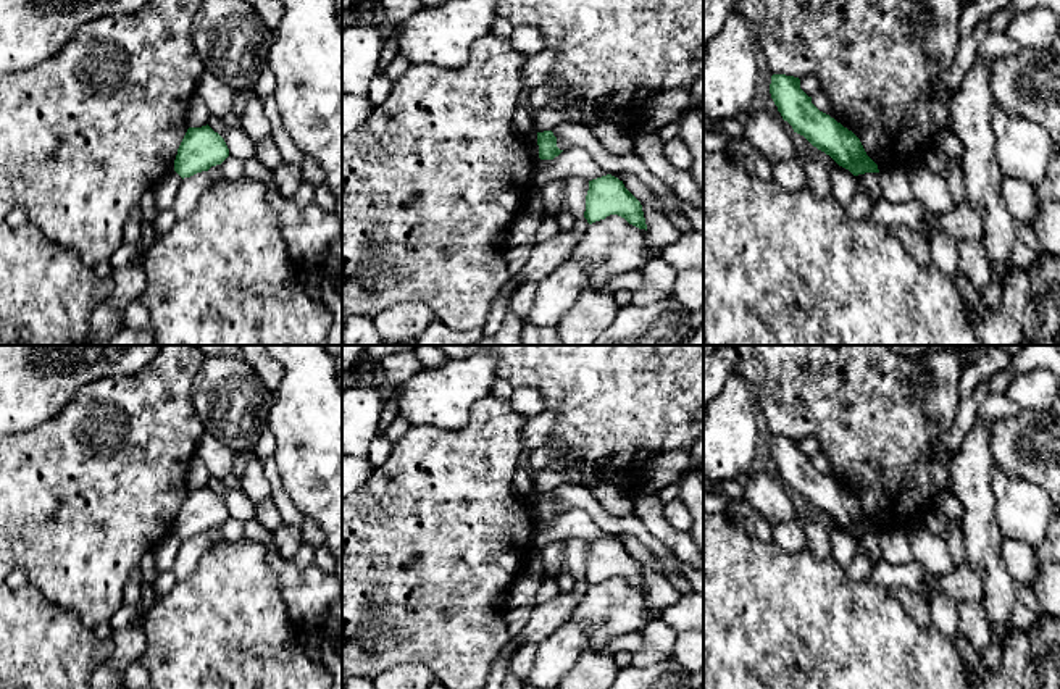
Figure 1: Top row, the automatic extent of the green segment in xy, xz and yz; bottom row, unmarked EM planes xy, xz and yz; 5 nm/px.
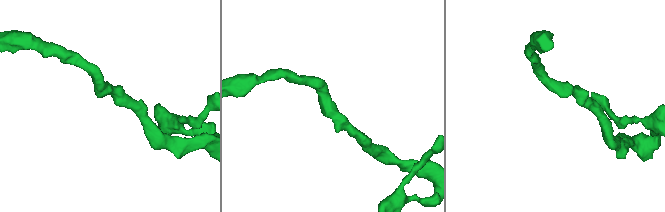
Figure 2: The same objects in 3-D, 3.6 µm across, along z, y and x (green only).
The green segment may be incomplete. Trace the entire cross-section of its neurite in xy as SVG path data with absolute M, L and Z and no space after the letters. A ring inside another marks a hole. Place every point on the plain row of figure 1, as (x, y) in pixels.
M208 486L189 489L174 521L174 532L184 541L221 526L229 518L224 500Z

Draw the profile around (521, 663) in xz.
M528 642L520 645L516 654L511 657L510 671L518 679L526 681L531 673L536 660L536 644Z

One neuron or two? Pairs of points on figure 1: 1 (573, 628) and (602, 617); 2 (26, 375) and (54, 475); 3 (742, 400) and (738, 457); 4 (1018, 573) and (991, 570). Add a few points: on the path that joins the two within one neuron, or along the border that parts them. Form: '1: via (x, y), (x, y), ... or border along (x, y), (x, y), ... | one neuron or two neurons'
1: border along (573, 618), (583, 620), (588, 625), (589, 649) | two neurons
2: border along (70, 400), (50, 418), (16, 434) | two neurons
3: via (738, 415), (738, 442) | one neuron
4: border along (1001, 538), (1004, 565), (1014, 583) | two neurons

